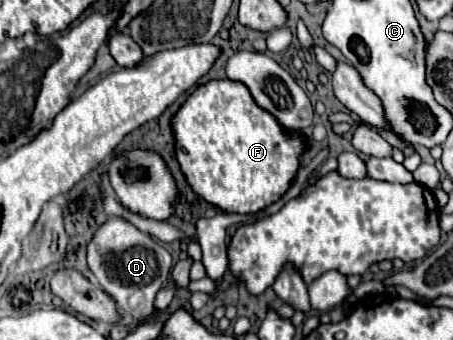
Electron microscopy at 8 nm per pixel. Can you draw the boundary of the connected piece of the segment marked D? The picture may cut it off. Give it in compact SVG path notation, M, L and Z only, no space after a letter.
M112 216L98 226L92 240L88 242L88 266L104 292L110 294L124 312L138 320L154 312L154 296L164 286L164 282L168 282L172 256L134 224L120 216Z

